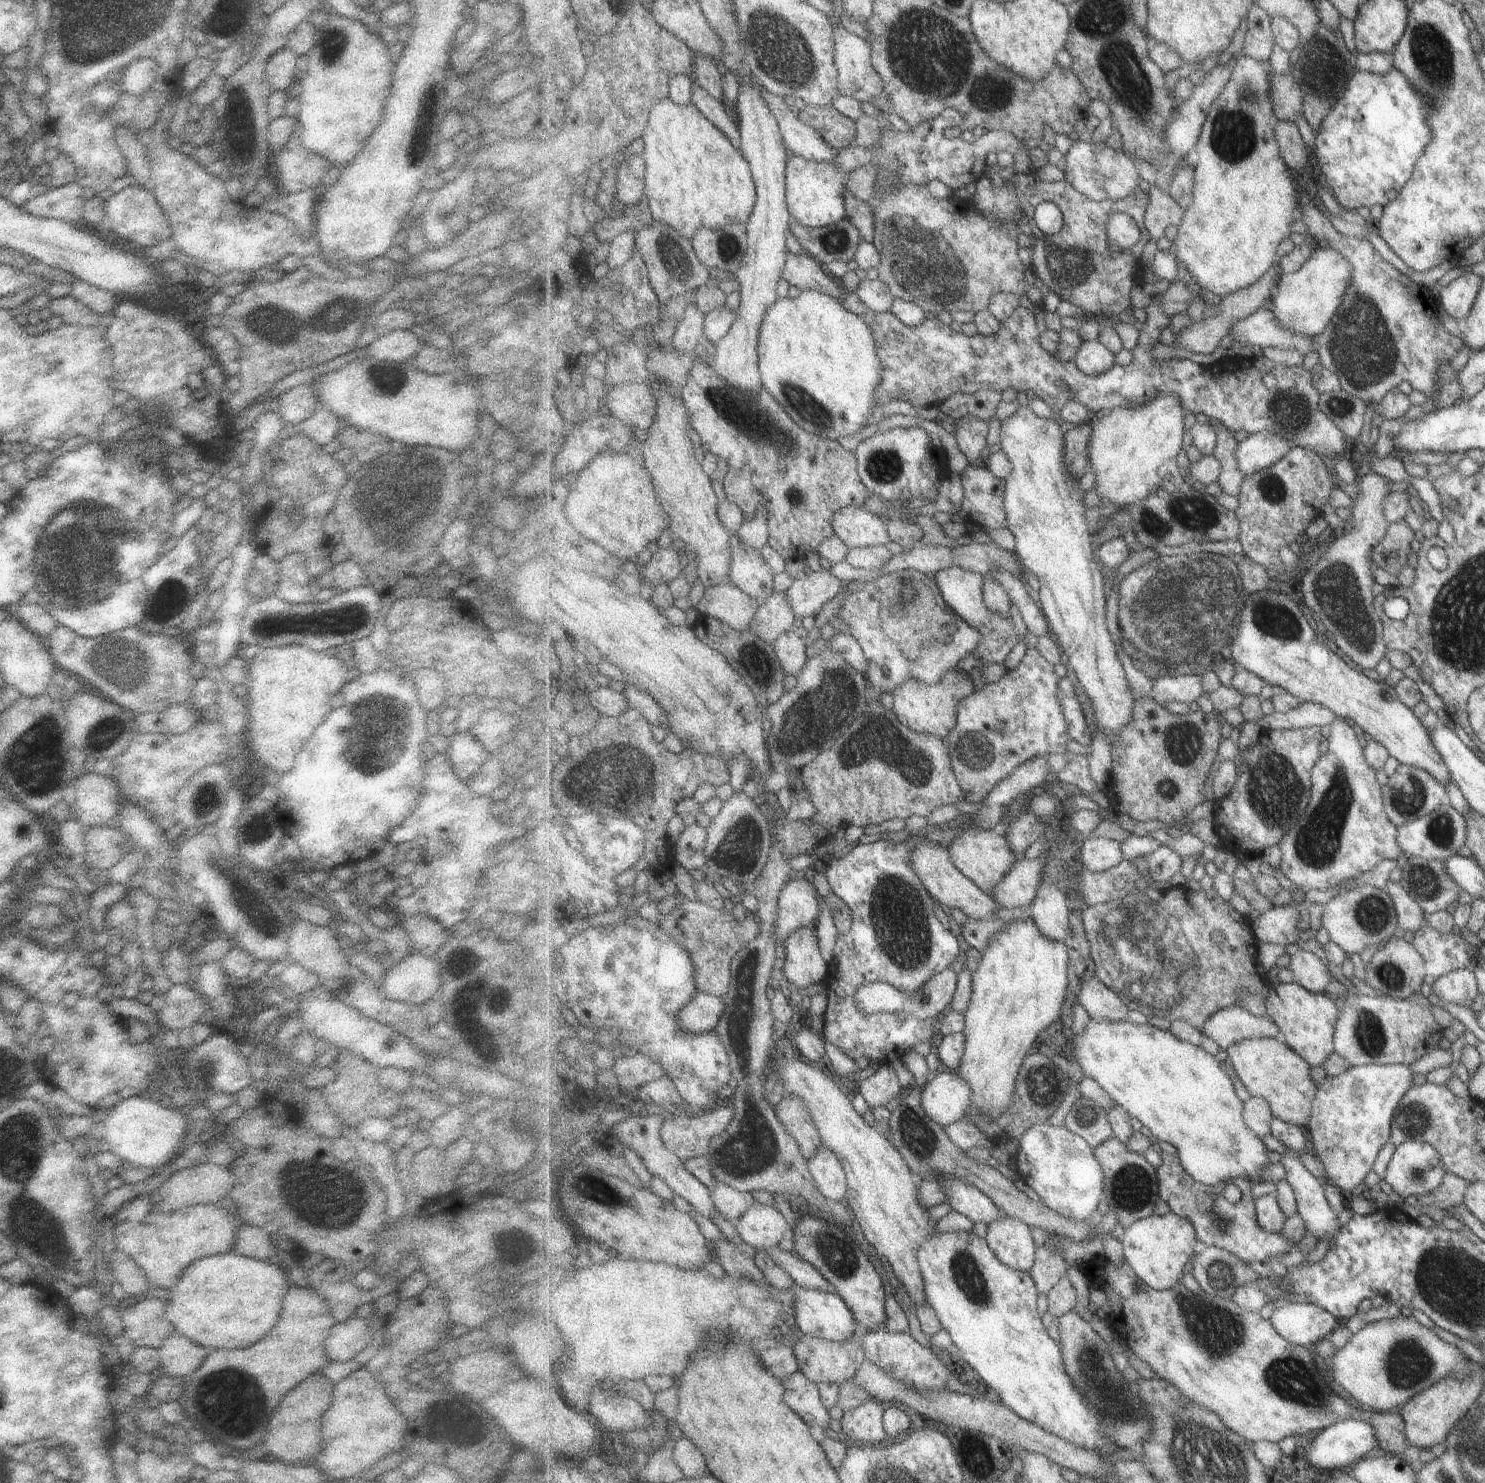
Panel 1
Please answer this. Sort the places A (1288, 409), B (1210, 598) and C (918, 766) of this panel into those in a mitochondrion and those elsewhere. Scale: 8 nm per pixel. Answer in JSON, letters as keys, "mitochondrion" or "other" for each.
{"A":"mitochondrion","B":"mitochondrion","C":"mitochondrion"}

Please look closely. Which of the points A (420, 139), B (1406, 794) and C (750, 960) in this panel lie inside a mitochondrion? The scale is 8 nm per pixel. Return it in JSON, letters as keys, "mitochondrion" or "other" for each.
{"A":"other","B":"mitochondrion","C":"other"}

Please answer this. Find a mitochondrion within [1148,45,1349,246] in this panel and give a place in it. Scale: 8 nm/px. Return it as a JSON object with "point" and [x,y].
{"point":[1234,135]}

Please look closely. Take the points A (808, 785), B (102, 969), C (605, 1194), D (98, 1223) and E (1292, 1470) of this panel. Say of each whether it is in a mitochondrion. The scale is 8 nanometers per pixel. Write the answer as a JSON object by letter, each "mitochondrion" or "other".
{"A":"other","B":"other","C":"mitochondrion","D":"other","E":"other"}

